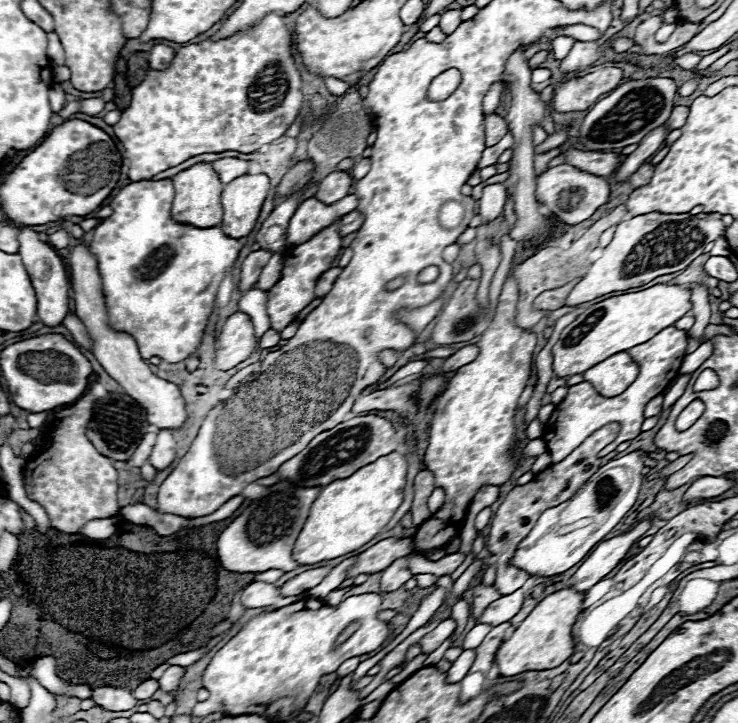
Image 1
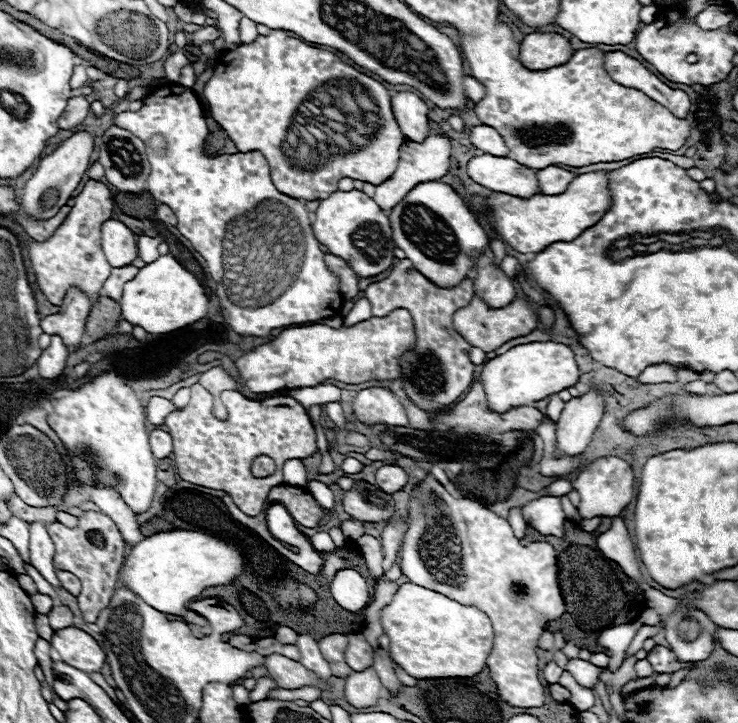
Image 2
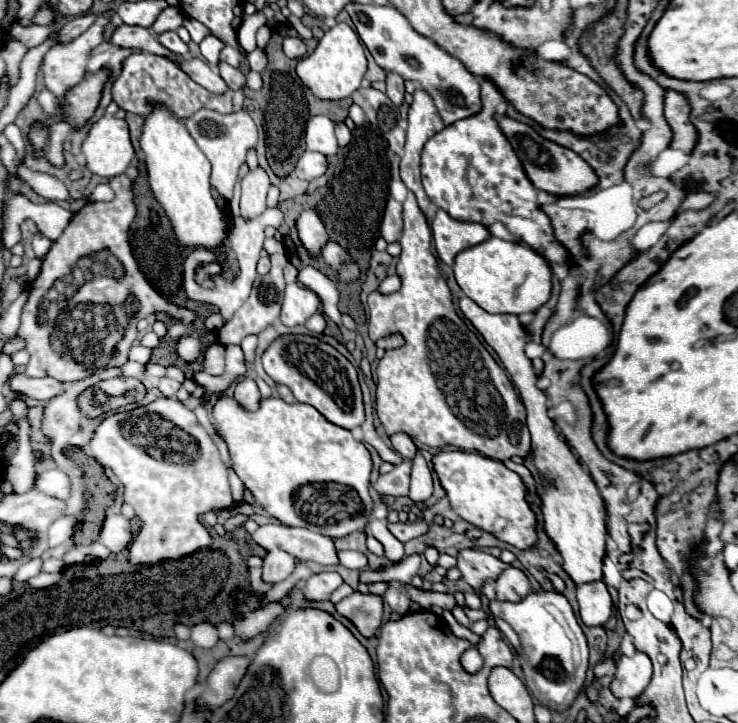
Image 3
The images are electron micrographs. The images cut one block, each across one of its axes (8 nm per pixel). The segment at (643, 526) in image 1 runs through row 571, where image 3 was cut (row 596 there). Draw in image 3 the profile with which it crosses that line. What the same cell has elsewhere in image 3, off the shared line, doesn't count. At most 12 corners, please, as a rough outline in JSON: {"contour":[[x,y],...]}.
{"contour":[[604,580],[580,584],[586,626],[610,620],[614,602]]}

